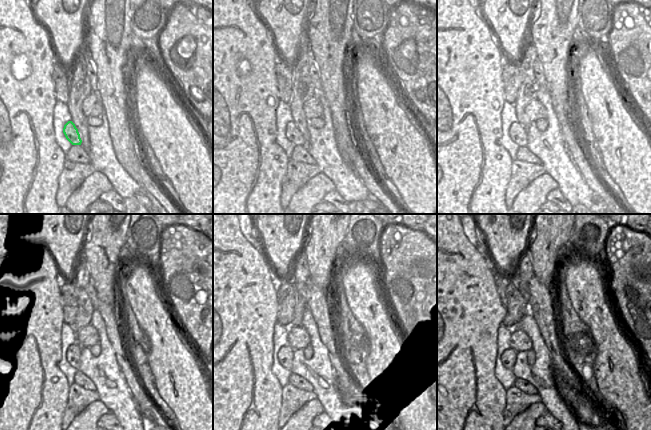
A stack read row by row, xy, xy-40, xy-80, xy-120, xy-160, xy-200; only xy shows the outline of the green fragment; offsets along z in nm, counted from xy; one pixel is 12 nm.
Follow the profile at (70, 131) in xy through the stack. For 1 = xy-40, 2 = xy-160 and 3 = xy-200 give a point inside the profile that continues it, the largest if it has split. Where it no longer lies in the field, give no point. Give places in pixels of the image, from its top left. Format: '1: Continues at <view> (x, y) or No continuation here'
1: Continues at xy-40 (293, 134)
2: Continues at xy-160 (286, 354)
3: Continues at xy-200 (508, 357).

